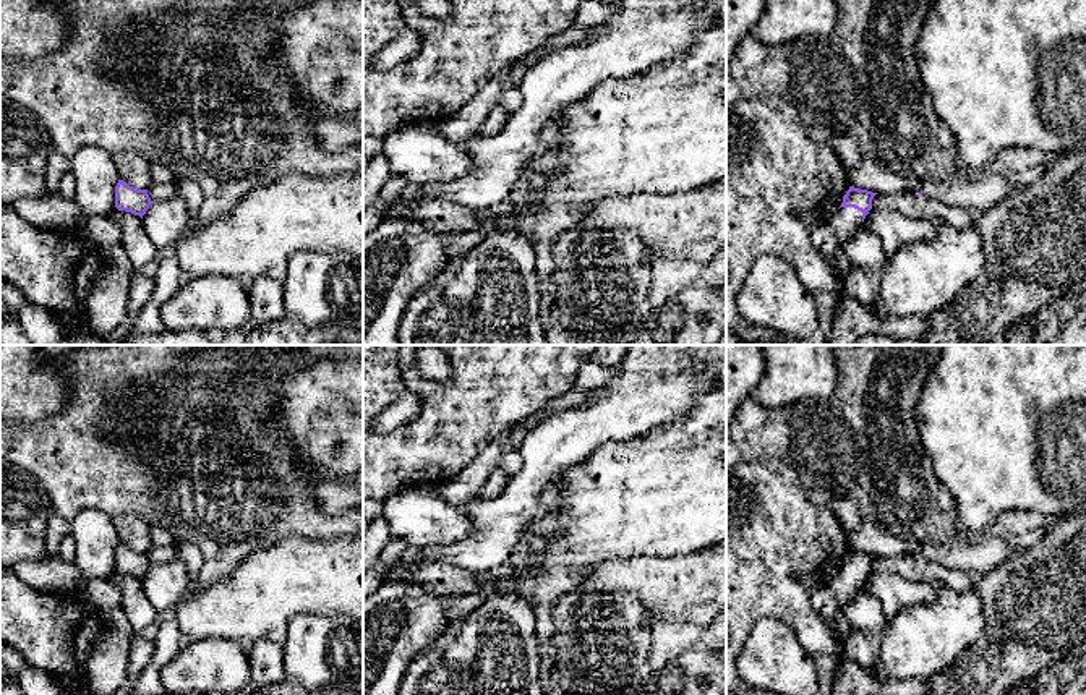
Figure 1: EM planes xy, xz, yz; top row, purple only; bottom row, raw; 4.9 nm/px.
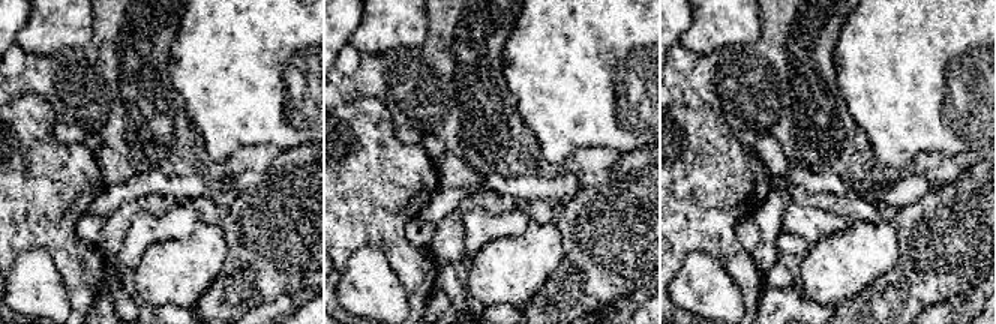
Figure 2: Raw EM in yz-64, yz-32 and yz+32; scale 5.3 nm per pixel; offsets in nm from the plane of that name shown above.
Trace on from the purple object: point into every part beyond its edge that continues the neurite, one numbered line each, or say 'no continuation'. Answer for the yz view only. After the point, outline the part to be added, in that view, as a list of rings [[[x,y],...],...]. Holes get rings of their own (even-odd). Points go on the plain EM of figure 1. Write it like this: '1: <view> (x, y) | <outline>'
1: yz (845, 584) | [[[840,570],[830,578],[828,585],[835,591],[841,604],[840,614],[828,622],[832,629],[844,640],[853,630],[843,614],[843,609],[846,603],[854,596],[856,590],[862,585],[862,575],[854,570]]]

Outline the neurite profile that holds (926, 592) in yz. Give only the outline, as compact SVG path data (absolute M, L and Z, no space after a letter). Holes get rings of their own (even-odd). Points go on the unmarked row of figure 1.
M875 572L869 573L864 586L877 598L887 620L909 606L935 601L945 588L942 583L914 582L895 573Z

